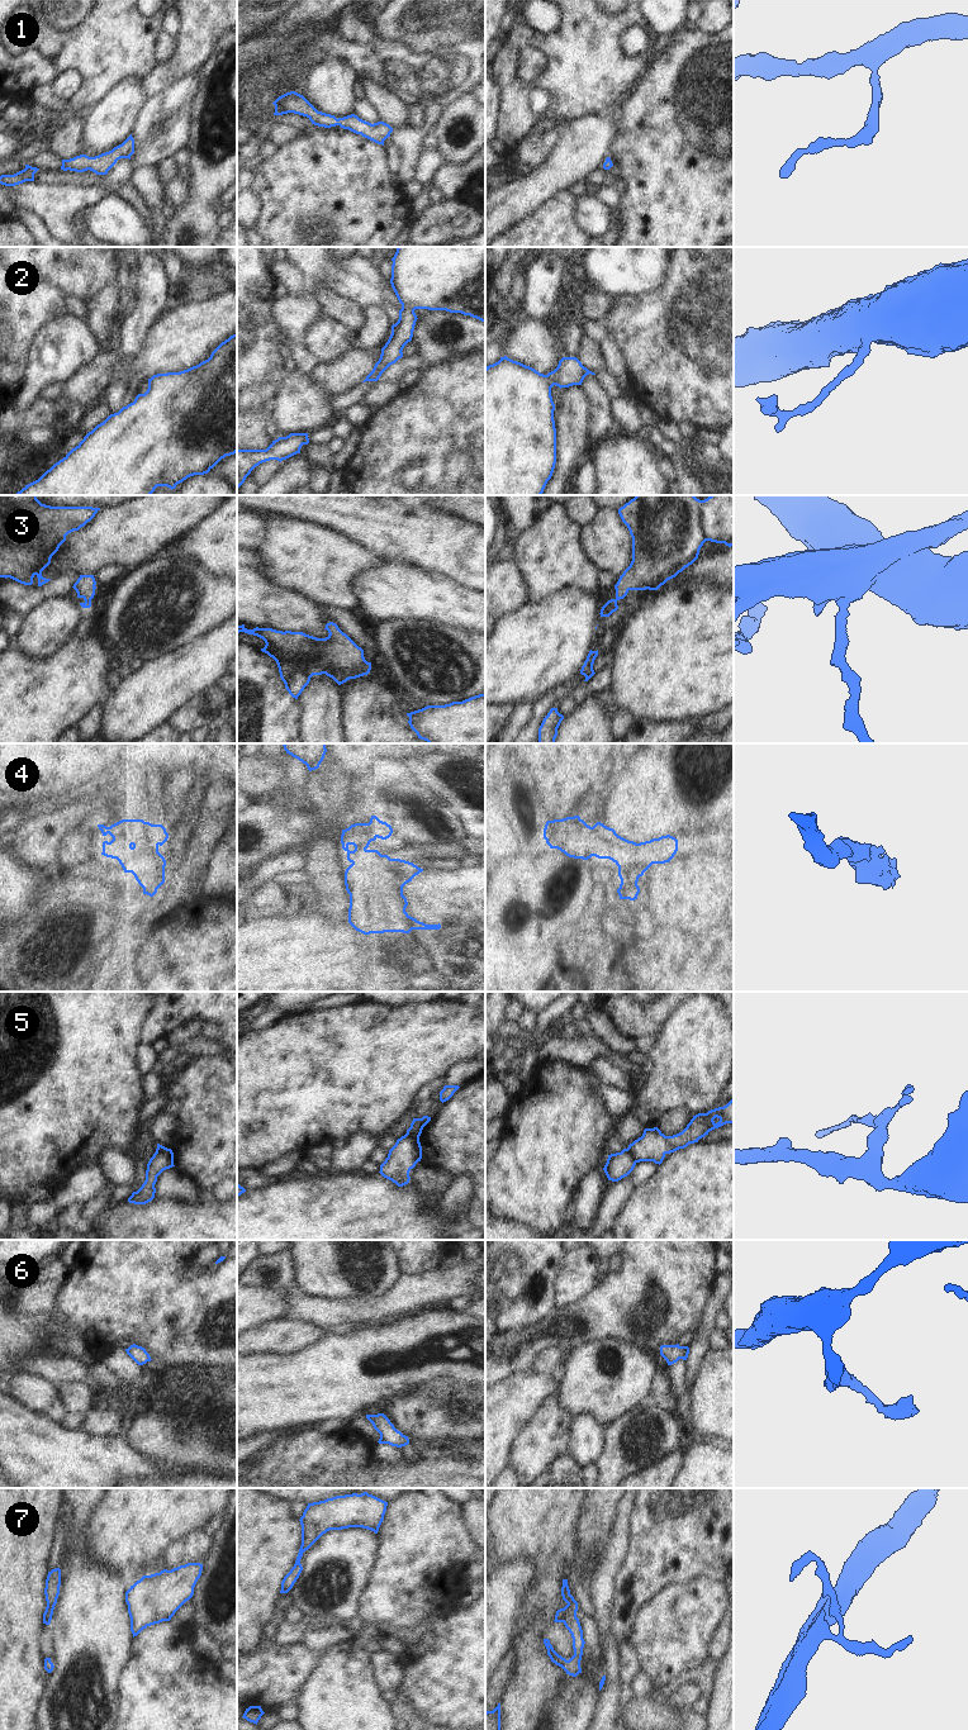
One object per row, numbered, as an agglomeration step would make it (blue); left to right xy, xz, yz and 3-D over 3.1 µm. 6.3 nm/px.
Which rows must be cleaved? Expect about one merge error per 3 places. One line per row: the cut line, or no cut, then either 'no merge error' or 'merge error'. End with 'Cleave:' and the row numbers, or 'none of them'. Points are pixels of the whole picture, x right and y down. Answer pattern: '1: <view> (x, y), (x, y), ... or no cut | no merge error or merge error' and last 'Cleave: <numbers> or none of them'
1: no cut | no merge error
2: no cut | no merge error
3: no cut | no merge error
4: no cut | no merge error
5: yz (627, 1148), (636, 1161) | merge error
6: no cut | no merge error
7: no cut | no merge error
Cleave: 5

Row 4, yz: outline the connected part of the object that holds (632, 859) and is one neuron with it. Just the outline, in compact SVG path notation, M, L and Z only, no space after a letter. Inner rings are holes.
M579 816L547 821L544 828L544 838L550 849L557 849L569 857L588 860L595 856L612 860L618 866L618 876L621 879L620 888L617 889L620 899L630 900L637 899L640 893L639 878L653 864L669 862L678 851L678 840L670 835L636 843L618 836L613 828L601 822L590 827Z

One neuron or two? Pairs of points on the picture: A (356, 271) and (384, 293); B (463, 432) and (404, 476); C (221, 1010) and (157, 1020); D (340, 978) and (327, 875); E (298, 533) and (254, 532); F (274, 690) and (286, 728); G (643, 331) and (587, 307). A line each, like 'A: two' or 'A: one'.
A: one
B: one
C: one
D: two
E: two
F: one
G: two

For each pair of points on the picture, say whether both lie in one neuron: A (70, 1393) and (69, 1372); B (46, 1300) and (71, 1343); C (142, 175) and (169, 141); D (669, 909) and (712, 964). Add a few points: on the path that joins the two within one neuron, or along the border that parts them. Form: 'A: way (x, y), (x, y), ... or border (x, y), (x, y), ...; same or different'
A: border (53, 1382), (80, 1383); different
B: way (50, 1310), (66, 1332); same
C: border (133, 166), (155, 167); different
D: border (683, 931), (687, 932); different

